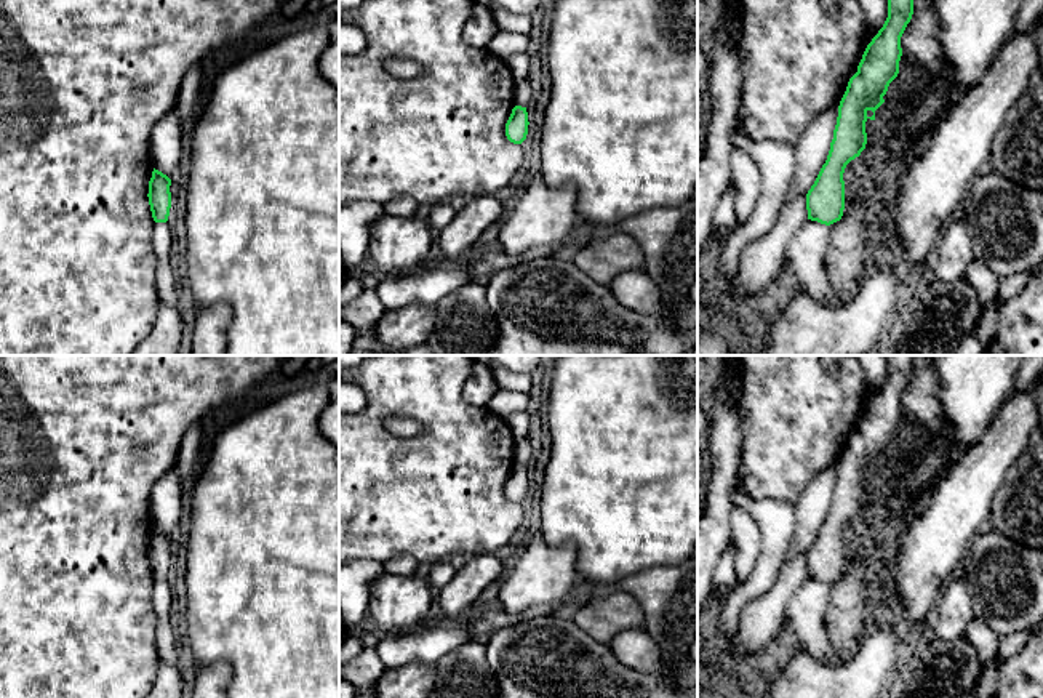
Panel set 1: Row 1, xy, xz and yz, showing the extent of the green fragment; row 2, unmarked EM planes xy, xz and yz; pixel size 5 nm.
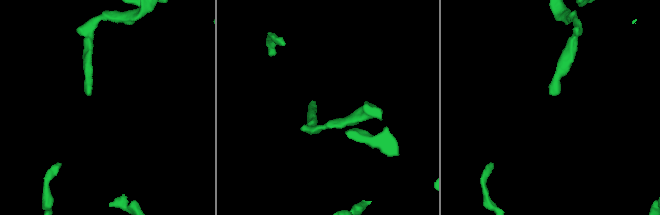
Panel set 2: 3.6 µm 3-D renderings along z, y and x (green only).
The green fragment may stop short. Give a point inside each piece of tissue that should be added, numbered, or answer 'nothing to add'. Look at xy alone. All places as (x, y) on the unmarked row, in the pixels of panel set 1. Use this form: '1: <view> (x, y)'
1: xy (167, 642)

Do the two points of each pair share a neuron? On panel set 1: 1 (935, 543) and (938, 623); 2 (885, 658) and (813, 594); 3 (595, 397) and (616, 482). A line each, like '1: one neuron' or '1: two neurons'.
1: two neurons
2: two neurons
3: one neuron

